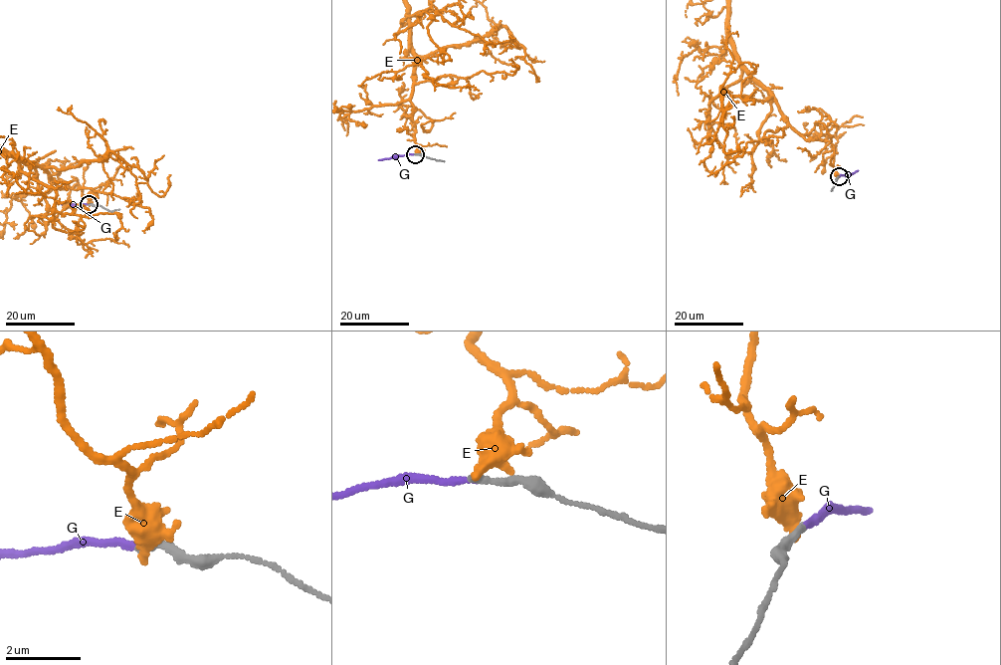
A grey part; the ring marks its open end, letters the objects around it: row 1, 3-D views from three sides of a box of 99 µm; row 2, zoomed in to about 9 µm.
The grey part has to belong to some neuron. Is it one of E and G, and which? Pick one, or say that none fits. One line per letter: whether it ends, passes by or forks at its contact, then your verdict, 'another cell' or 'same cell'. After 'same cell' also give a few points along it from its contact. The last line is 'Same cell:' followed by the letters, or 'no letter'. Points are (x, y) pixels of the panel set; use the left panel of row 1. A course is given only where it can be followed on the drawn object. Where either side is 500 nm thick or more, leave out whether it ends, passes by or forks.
E: it ends there; another cell
G: it ends there; same cell; it runs (89, 204), (57, 203)
Same cell: G

